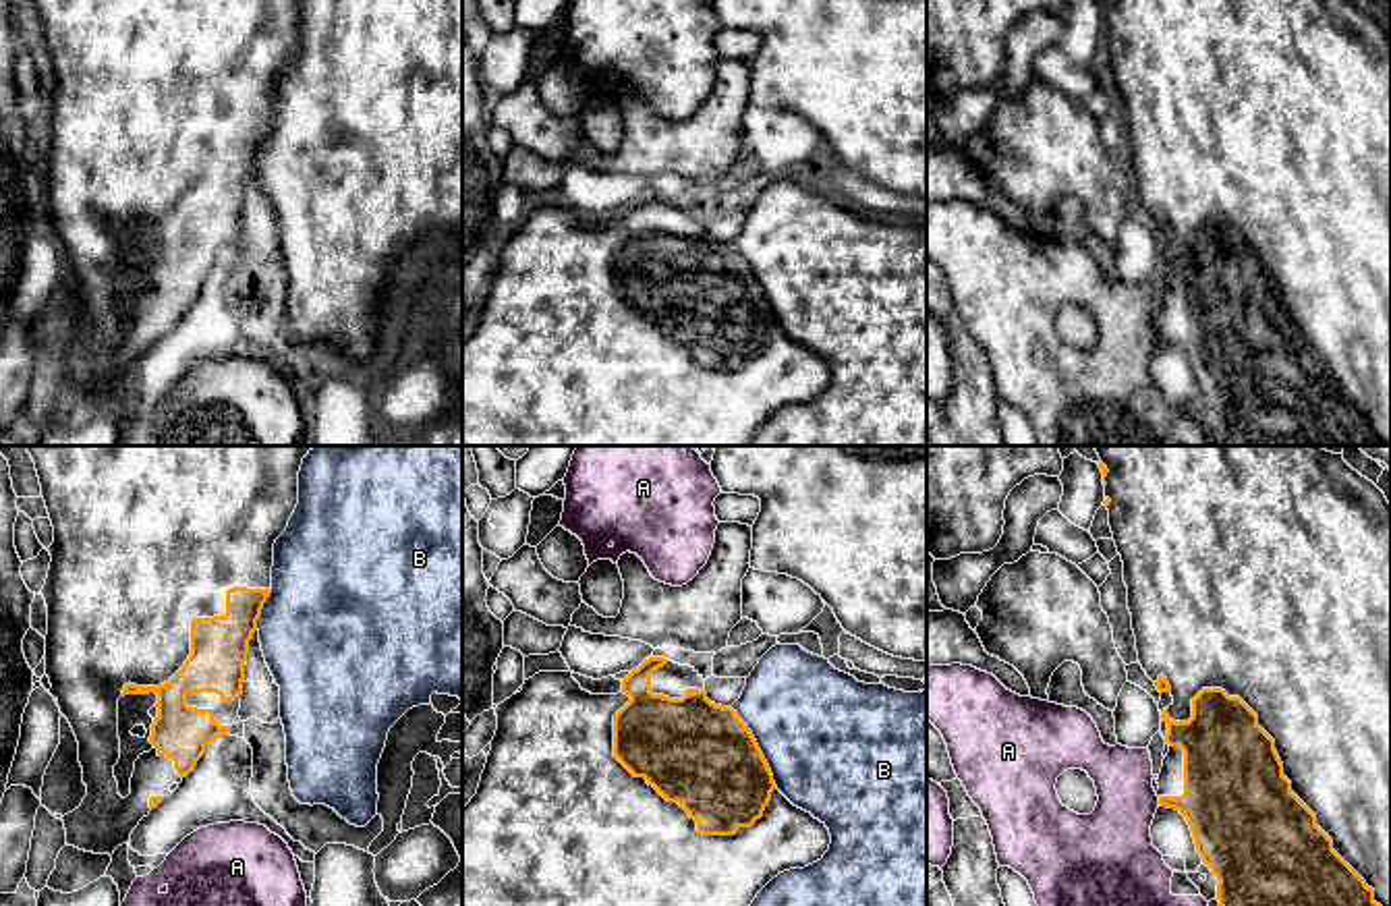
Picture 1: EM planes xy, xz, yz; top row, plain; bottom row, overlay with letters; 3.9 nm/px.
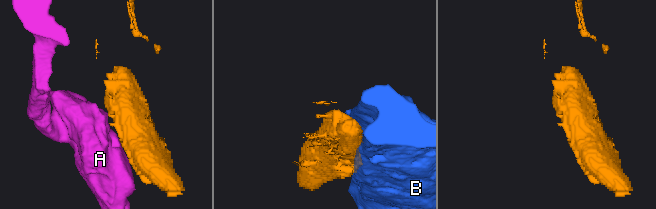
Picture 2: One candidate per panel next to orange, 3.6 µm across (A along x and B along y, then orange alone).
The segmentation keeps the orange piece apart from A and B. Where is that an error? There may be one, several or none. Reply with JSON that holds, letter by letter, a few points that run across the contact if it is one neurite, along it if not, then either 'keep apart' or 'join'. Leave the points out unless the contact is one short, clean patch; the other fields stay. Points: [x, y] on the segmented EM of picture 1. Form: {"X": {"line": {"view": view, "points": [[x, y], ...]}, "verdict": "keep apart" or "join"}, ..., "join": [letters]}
{"A": {"verdict": "keep apart"}, "B": {"verdict": "keep apart"}, "join": []}

